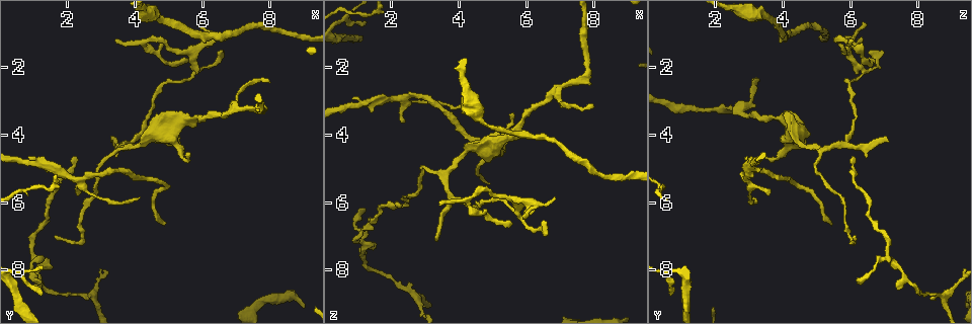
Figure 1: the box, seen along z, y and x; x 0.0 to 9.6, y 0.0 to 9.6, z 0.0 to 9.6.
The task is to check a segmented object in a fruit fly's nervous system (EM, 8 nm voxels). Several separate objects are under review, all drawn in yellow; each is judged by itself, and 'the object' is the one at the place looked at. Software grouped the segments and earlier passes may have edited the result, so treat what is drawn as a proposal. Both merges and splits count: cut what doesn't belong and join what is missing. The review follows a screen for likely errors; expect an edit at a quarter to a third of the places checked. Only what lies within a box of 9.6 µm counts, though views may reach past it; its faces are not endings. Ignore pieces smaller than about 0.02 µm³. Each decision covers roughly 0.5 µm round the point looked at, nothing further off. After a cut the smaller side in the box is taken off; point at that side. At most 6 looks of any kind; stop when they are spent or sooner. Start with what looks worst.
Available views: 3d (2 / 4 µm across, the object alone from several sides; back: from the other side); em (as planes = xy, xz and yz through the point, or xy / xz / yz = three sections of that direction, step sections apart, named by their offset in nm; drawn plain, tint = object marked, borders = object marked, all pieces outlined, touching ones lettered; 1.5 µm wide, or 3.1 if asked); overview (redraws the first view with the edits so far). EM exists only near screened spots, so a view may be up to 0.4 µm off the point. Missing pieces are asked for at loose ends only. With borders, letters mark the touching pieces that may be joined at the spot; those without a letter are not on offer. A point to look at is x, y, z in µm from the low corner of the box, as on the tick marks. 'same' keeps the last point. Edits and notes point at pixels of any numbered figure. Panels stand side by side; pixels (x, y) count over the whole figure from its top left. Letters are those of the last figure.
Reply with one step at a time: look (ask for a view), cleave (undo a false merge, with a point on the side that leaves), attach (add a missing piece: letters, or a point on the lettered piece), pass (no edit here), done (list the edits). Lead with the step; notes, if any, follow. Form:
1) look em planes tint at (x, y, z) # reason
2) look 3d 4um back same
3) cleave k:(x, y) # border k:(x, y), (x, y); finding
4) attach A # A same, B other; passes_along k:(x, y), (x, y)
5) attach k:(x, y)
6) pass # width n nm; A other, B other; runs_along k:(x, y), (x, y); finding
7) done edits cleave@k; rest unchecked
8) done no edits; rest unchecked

look em planes borders at (4.10, 5.85, 3.20)

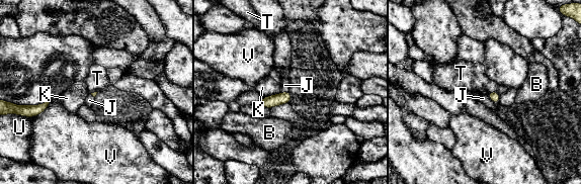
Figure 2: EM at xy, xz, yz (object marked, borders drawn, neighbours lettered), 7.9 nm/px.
pass # B other, J other, K other, T other, U other, V other; no lettered piece goes on from it

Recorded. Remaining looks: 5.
look em planes borders at (1.15, 8.30, 6.15) # tapers out

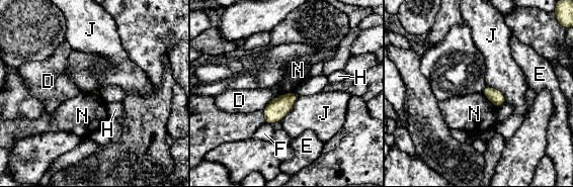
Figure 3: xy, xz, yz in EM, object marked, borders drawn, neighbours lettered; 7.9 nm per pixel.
pass # D other, E other, F other, H other, J other, N other; border 3:(294, 91), (277, 96), (270, 101); none of them fits

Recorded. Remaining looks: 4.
look 3d 4um at (5.85, 3.50, 3.75) # thin neck

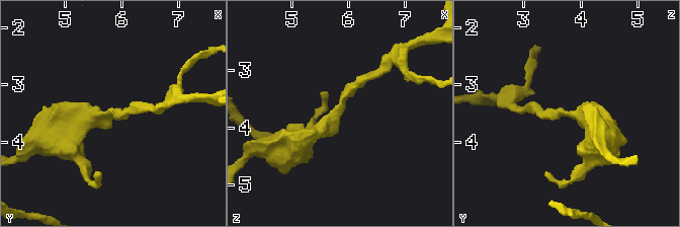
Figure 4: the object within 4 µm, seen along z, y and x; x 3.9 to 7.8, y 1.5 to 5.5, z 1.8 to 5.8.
look em planes borders at (5.80, 3.50, 3.70) # now the EM

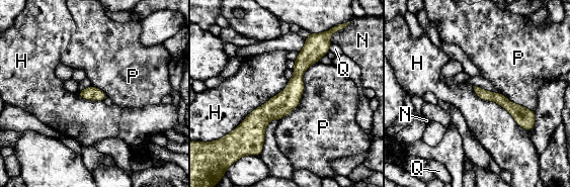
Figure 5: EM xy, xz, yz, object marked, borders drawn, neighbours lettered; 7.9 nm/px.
pass # H other, N other, P other, Q other; all the same neuron

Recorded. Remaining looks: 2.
done no edits; rest unchecked

